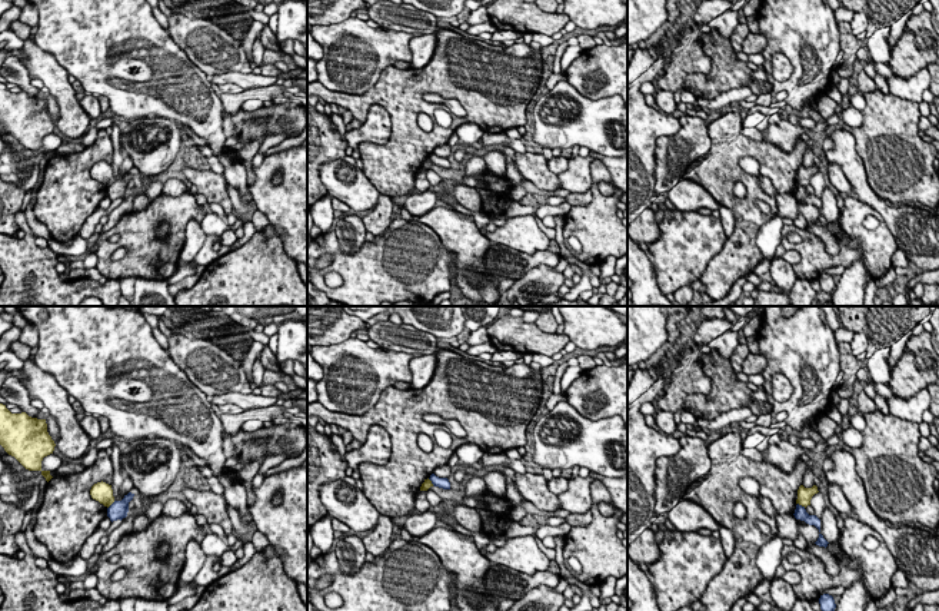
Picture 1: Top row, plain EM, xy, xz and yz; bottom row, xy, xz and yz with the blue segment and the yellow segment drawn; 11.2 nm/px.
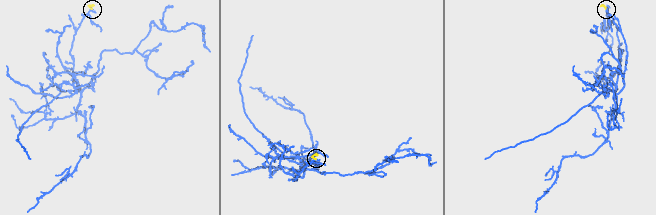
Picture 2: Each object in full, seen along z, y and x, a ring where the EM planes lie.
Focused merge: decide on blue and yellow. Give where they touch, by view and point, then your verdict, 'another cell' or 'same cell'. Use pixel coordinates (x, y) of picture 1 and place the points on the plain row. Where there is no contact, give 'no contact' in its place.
meets blue in xy at (110, 185); another cell

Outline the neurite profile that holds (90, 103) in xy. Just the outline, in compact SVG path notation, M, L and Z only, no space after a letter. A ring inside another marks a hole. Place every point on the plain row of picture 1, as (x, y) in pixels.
M86 94L80 100L81 107L90 116L90 119L96 119L101 114L99 99L90 94Z

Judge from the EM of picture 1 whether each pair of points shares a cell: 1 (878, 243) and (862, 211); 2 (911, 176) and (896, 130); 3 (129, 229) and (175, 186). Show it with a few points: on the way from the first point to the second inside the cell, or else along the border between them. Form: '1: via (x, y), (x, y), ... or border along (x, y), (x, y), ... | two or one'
1: via (869, 238), (859, 228), (859, 219) | one
2: via (899, 165), (896, 160), (896, 142) | one
3: border along (187, 189), (179, 195), (162, 195) | two

